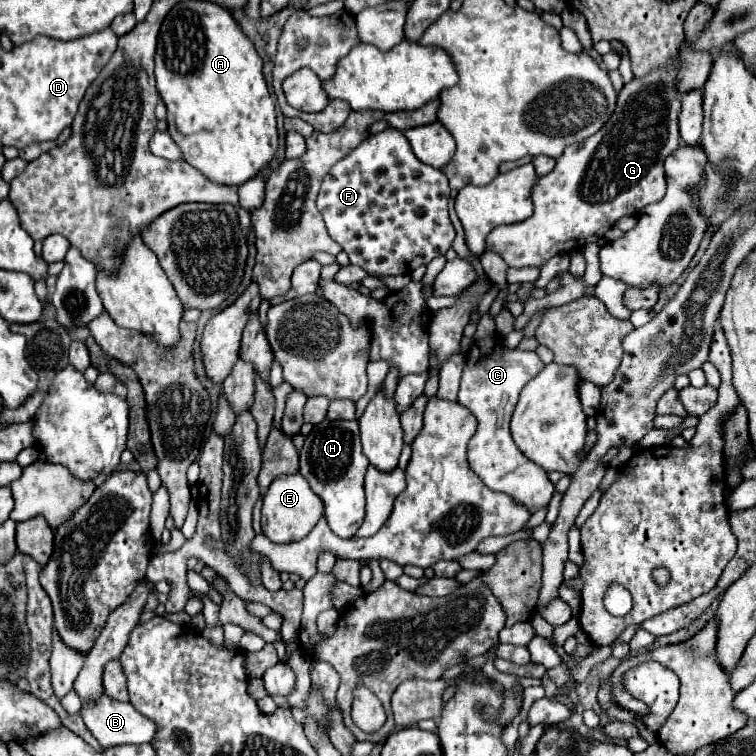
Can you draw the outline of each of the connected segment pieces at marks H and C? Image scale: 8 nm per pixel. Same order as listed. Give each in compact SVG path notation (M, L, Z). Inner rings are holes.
M337 420L317 424L311 434L305 438L305 446L299 454L299 472L309 482L311 490L325 504L325 518L329 528L339 538L353 538L365 516L365 492L363 478L367 472L367 458L361 452L359 440L359 422L355 420Z
M489 334L485 338L477 338L475 346L471 348L469 360L463 368L461 388L459 388L459 404L469 408L469 412L477 418L479 426L475 436L469 442L467 458L471 470L483 480L483 484L495 492L505 492L517 502L529 506L529 510L539 510L547 506L555 486L549 480L543 468L537 468L513 442L509 432L511 414L515 410L519 392L523 386L541 372L545 364L537 356L537 352L527 352L519 348L509 348L503 344L499 334ZM477 354L477 358L475 358Z

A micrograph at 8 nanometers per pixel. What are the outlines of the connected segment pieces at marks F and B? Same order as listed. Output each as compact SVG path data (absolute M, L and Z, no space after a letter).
M387 128L385 132L369 136L347 158L329 170L319 190L317 208L323 214L329 236L343 248L343 252L347 252L351 264L361 266L369 274L395 276L409 274L417 266L429 264L433 258L445 254L451 248L455 240L455 228L449 220L447 202L449 184L443 172L421 164L413 156L403 132Z
M105 694L97 702L85 704L85 708L81 708L81 714L83 714L85 726L103 746L103 750L123 746L123 744L147 744L157 734L157 726L147 716L141 716L129 702L117 702L107 698Z

